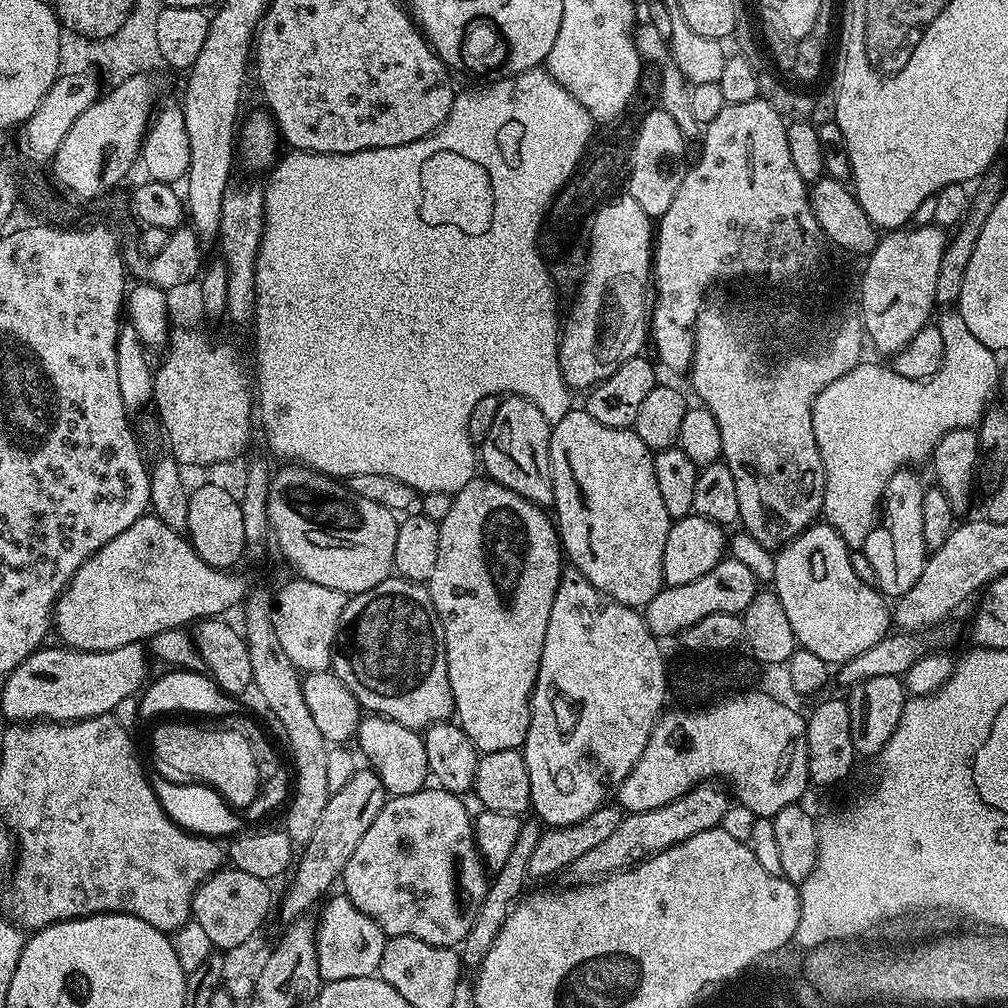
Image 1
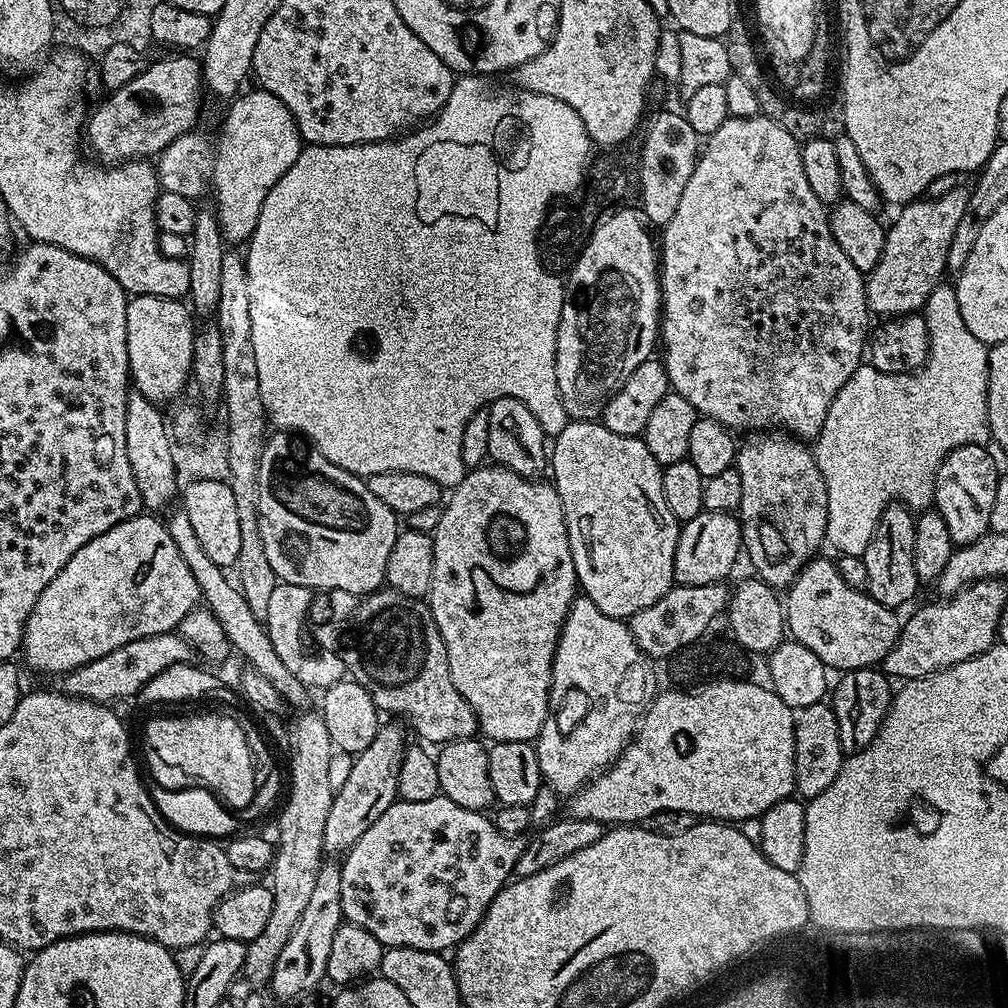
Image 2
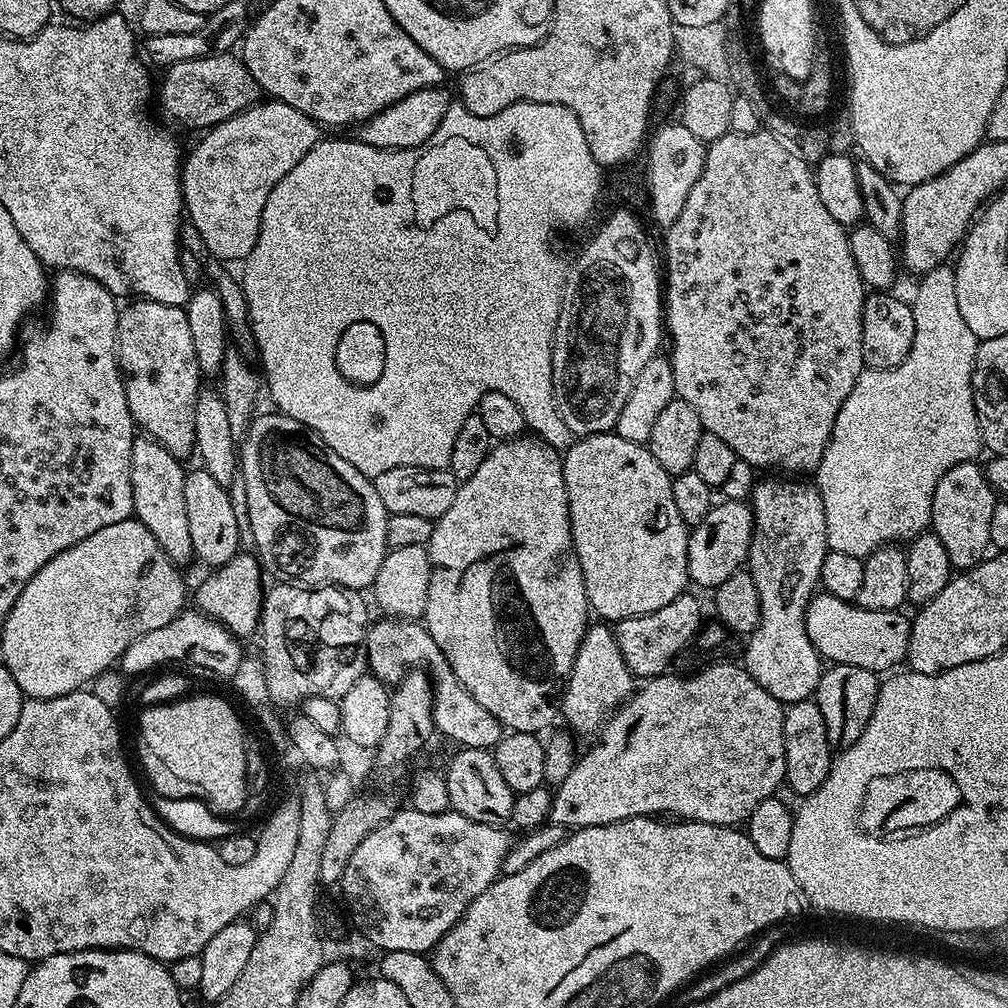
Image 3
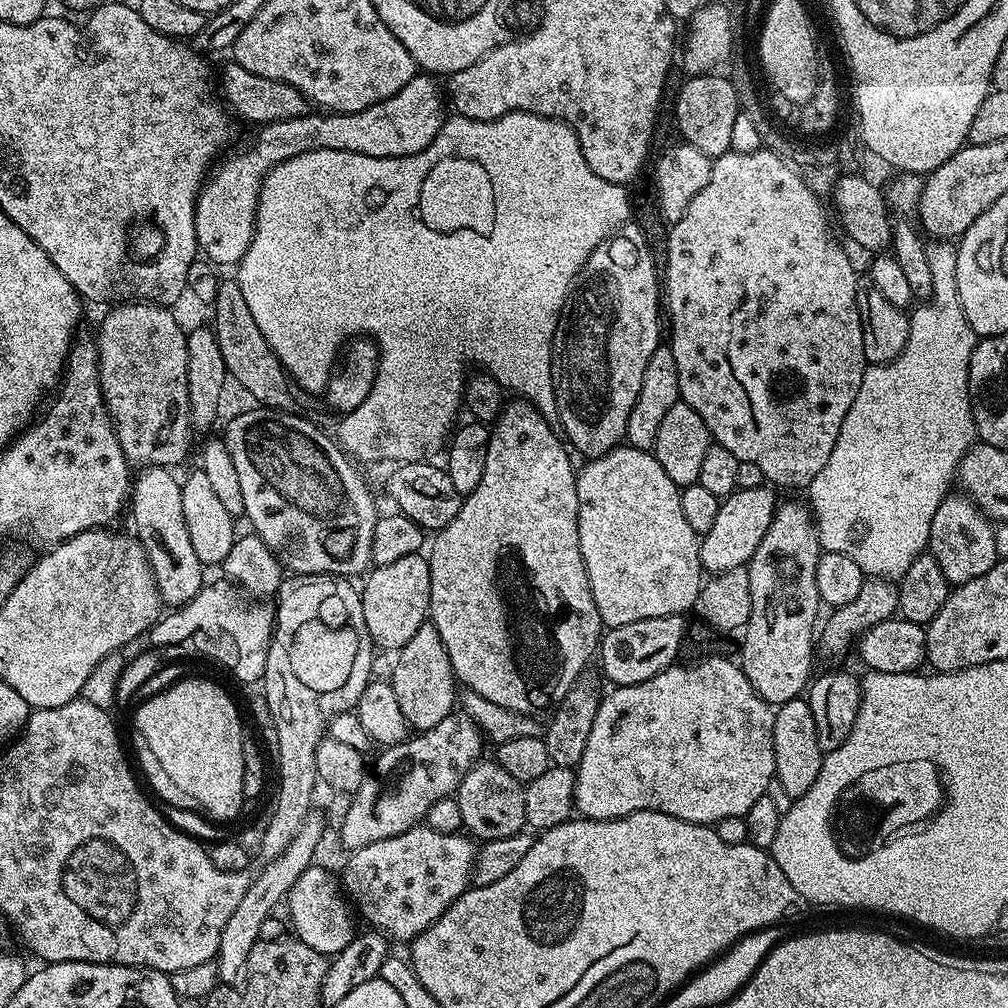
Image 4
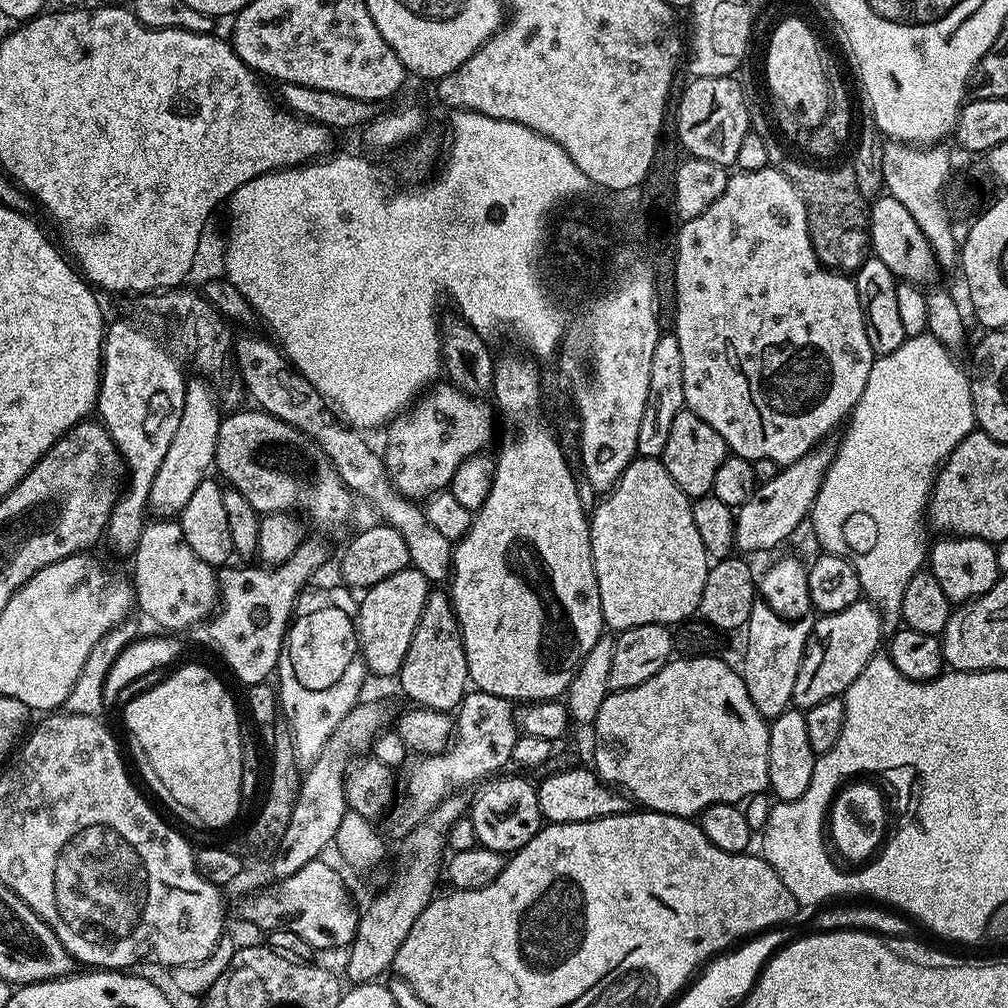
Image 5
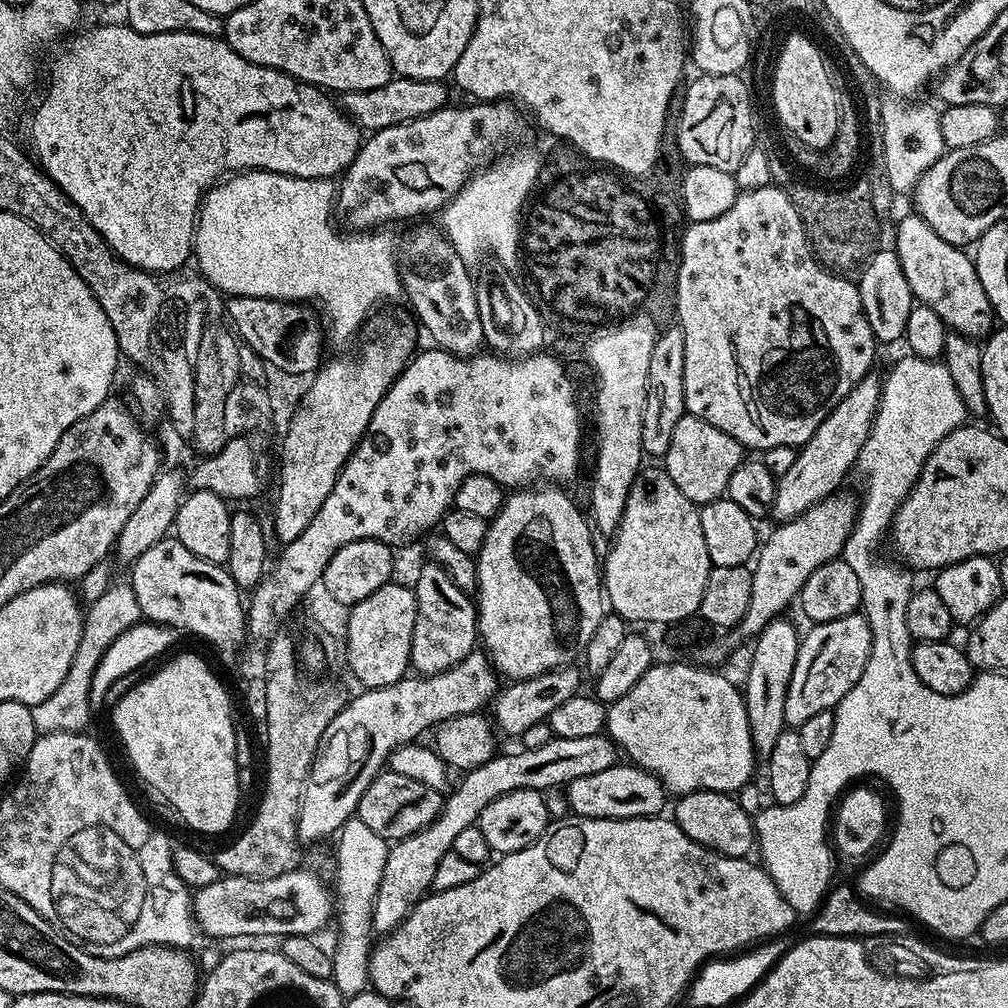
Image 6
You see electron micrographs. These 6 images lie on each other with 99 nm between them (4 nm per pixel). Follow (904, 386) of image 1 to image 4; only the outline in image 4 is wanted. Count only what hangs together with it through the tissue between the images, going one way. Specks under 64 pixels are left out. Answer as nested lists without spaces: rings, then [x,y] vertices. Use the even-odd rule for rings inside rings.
[[[932,242],[927,245],[928,261],[930,262],[930,274],[932,275],[932,291],[930,299],[919,308],[913,307],[908,322],[908,341],[898,358],[894,358],[889,364],[874,364],[864,369],[862,386],[842,422],[842,430],[838,434],[838,442],[834,442],[834,450],[822,466],[822,470],[812,479],[812,483],[806,489],[807,503],[814,517],[816,525],[816,537],[820,540],[820,547],[825,552],[837,552],[846,554],[846,558],[854,558],[858,566],[862,566],[865,577],[884,580],[887,582],[899,582],[914,558],[921,555],[928,547],[930,538],[930,522],[934,520],[934,510],[940,505],[944,497],[949,495],[951,484],[960,467],[960,459],[968,453],[977,439],[976,423],[972,417],[972,399],[968,396],[968,367],[972,352],[976,349],[978,337],[976,332],[966,322],[966,314],[960,309],[960,299],[956,293],[956,249],[952,242]]]

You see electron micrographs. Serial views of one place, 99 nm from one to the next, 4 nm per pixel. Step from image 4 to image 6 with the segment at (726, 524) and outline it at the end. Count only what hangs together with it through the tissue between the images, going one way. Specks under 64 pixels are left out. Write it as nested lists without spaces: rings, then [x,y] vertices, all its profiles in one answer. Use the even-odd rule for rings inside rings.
[[[873,370],[865,374],[826,414],[826,418],[814,430],[814,434],[797,451],[794,458],[794,466],[786,470],[786,474],[779,476],[776,482],[776,493],[772,503],[771,515],[777,516],[777,521],[792,520],[798,514],[812,508],[819,500],[824,500],[837,491],[836,488],[844,480],[844,475],[850,473],[856,467],[856,459],[866,442],[866,438],[872,429],[872,423],[876,417],[876,411],[880,405],[880,386],[882,383],[881,373]]]

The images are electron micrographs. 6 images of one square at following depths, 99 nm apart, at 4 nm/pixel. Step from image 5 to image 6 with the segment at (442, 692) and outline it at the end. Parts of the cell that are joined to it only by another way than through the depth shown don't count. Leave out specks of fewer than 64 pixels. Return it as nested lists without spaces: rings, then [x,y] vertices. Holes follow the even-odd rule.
[[[424,562],[414,583],[416,621],[412,639],[411,667],[421,676],[433,676],[450,670],[478,644],[476,605],[473,597],[454,586],[454,578],[441,564]]]

